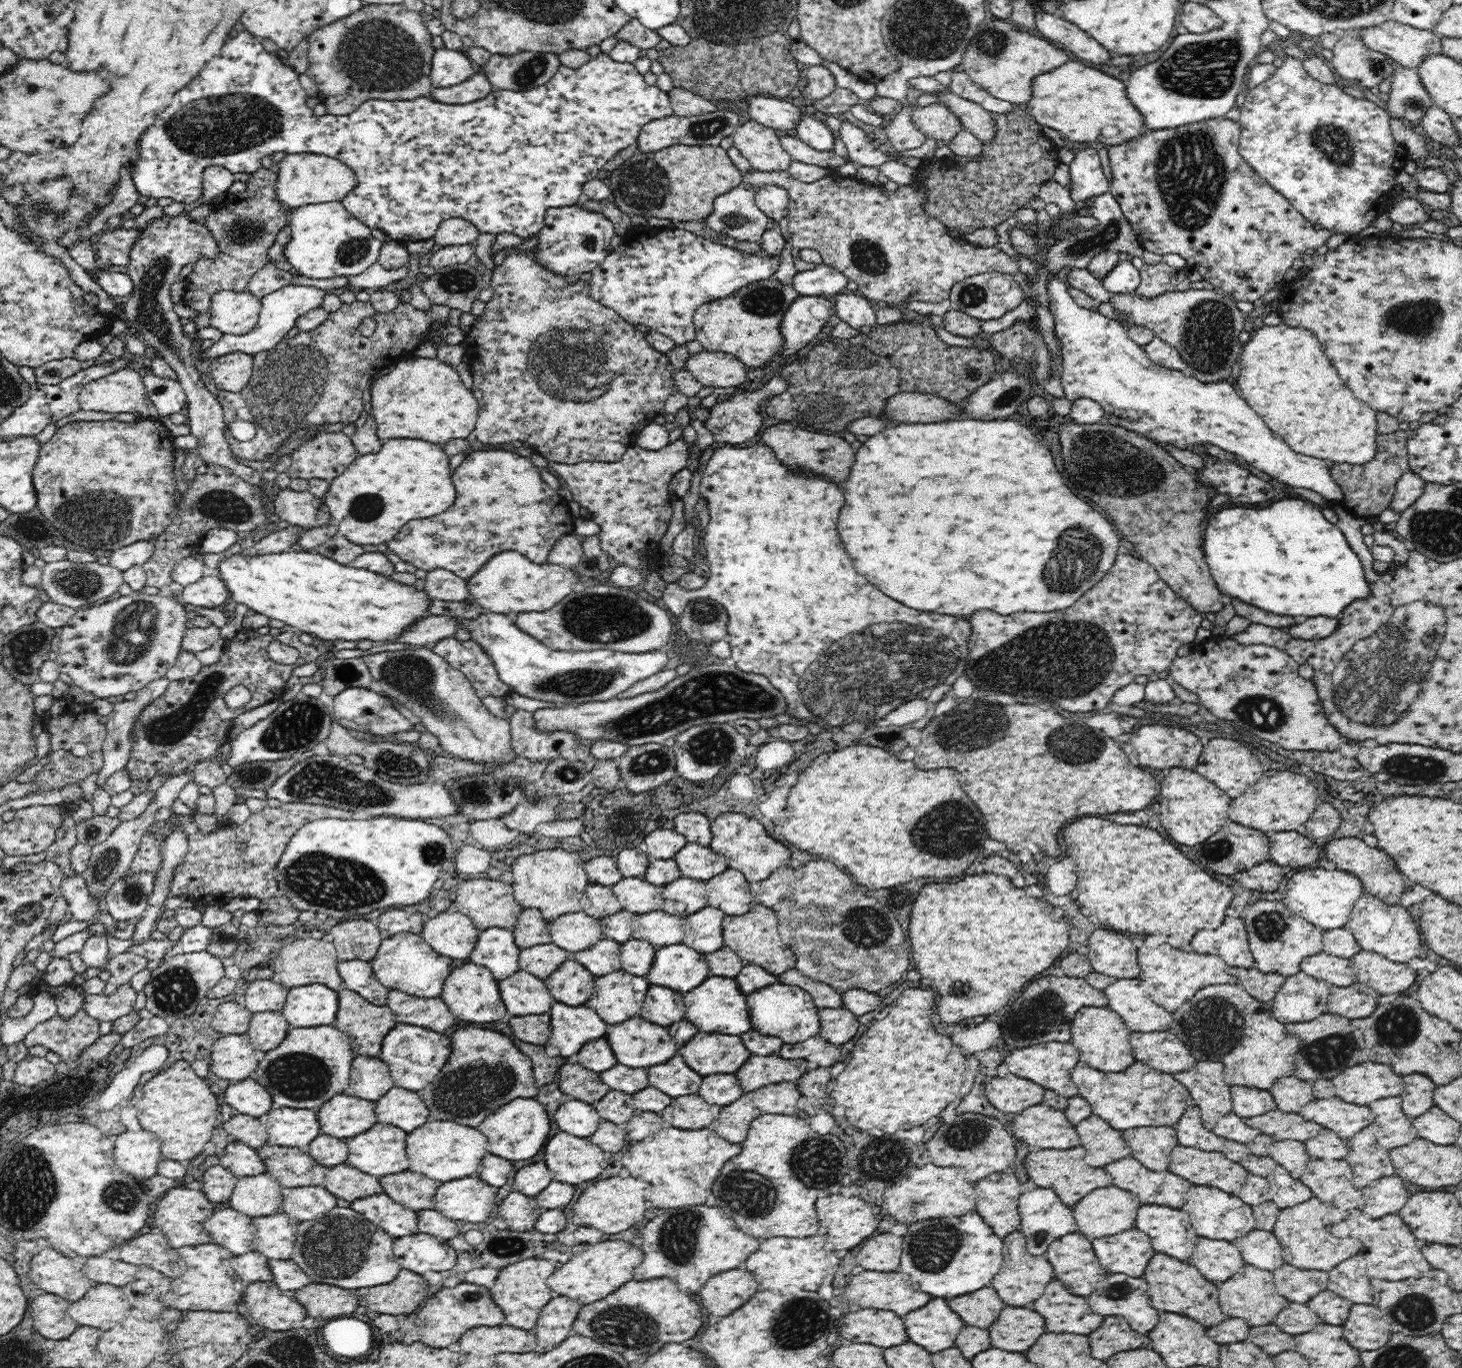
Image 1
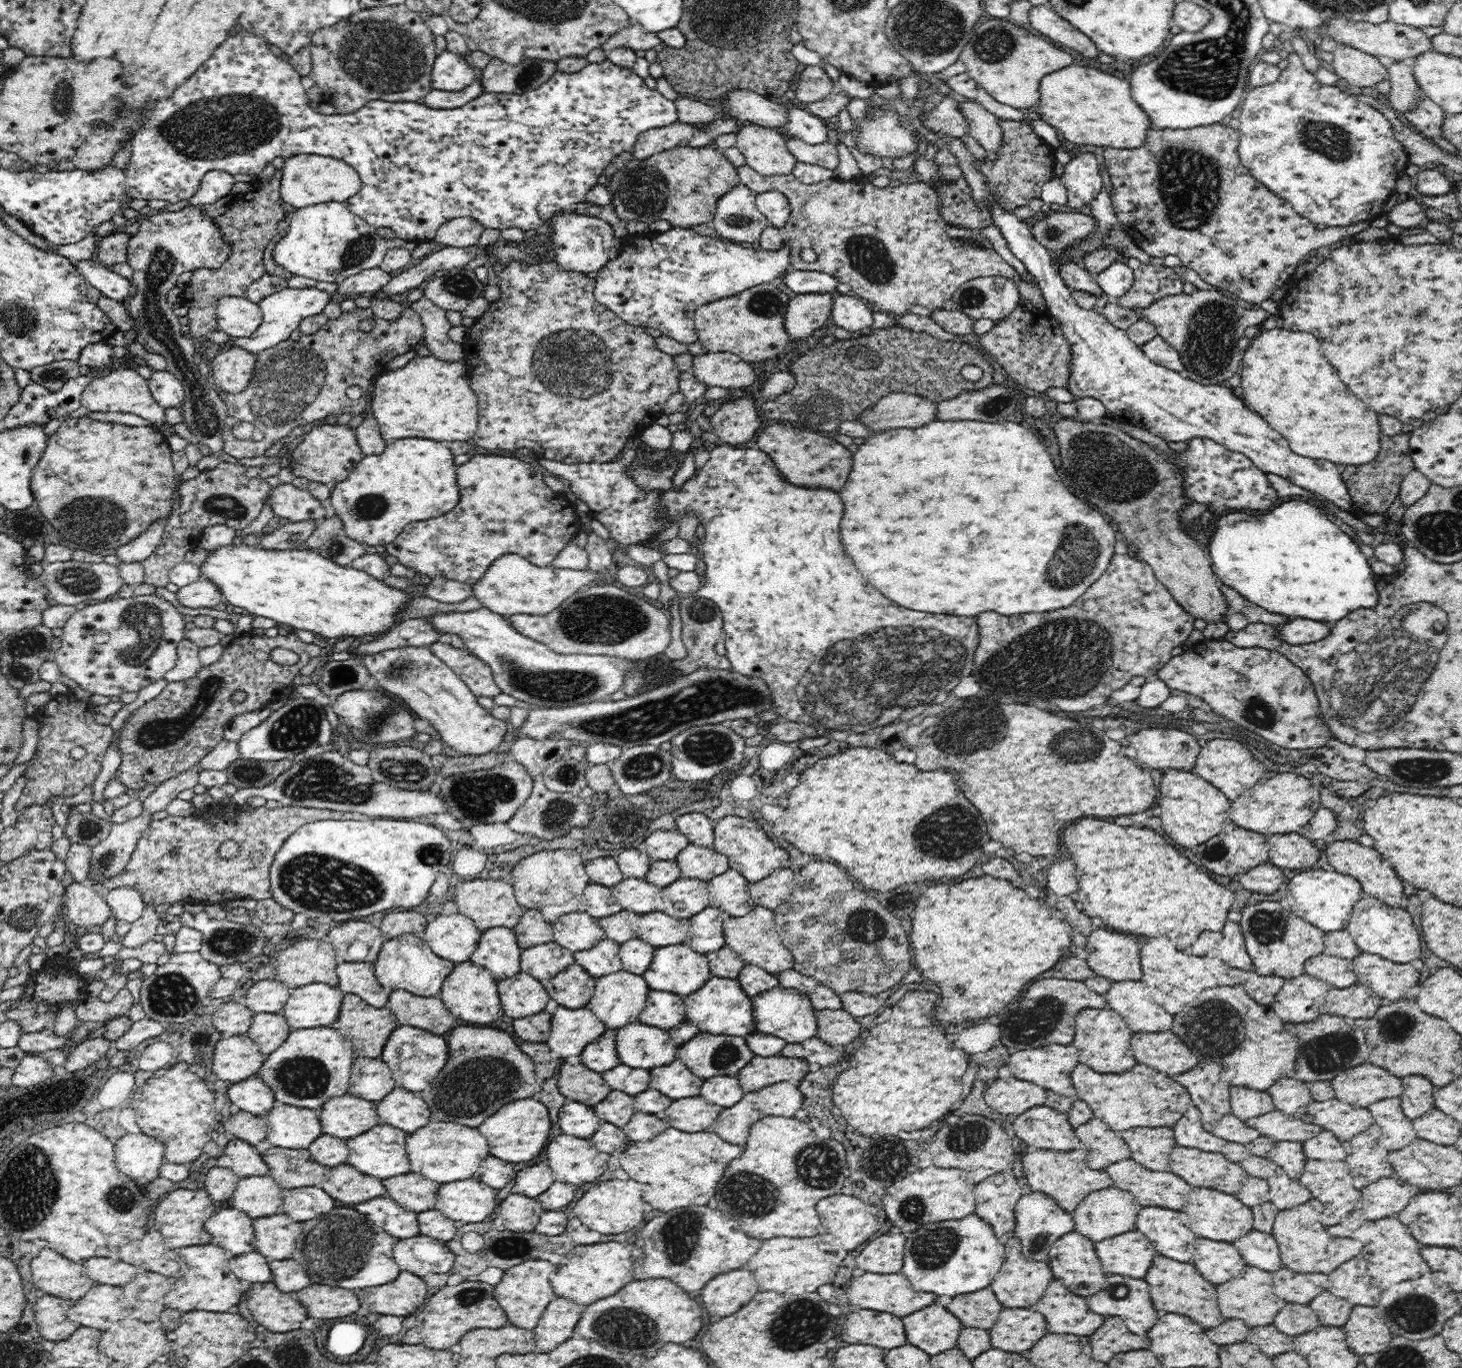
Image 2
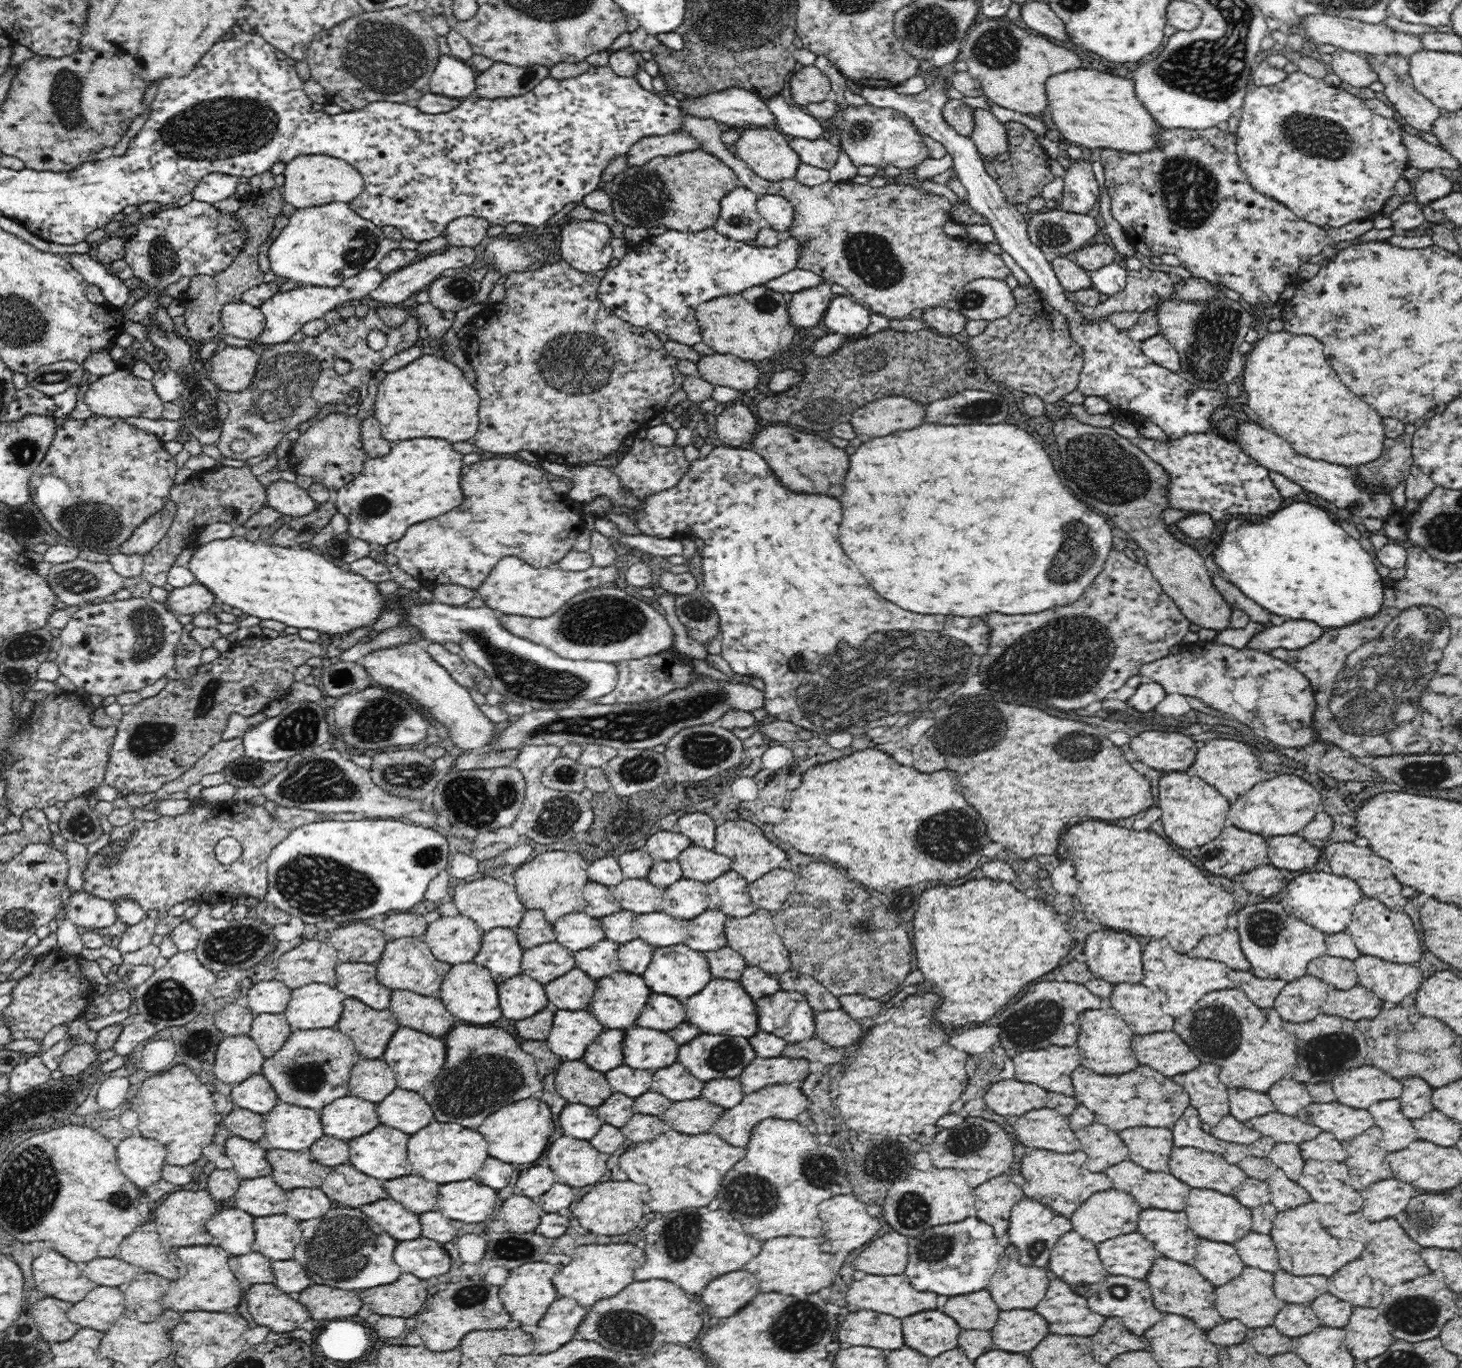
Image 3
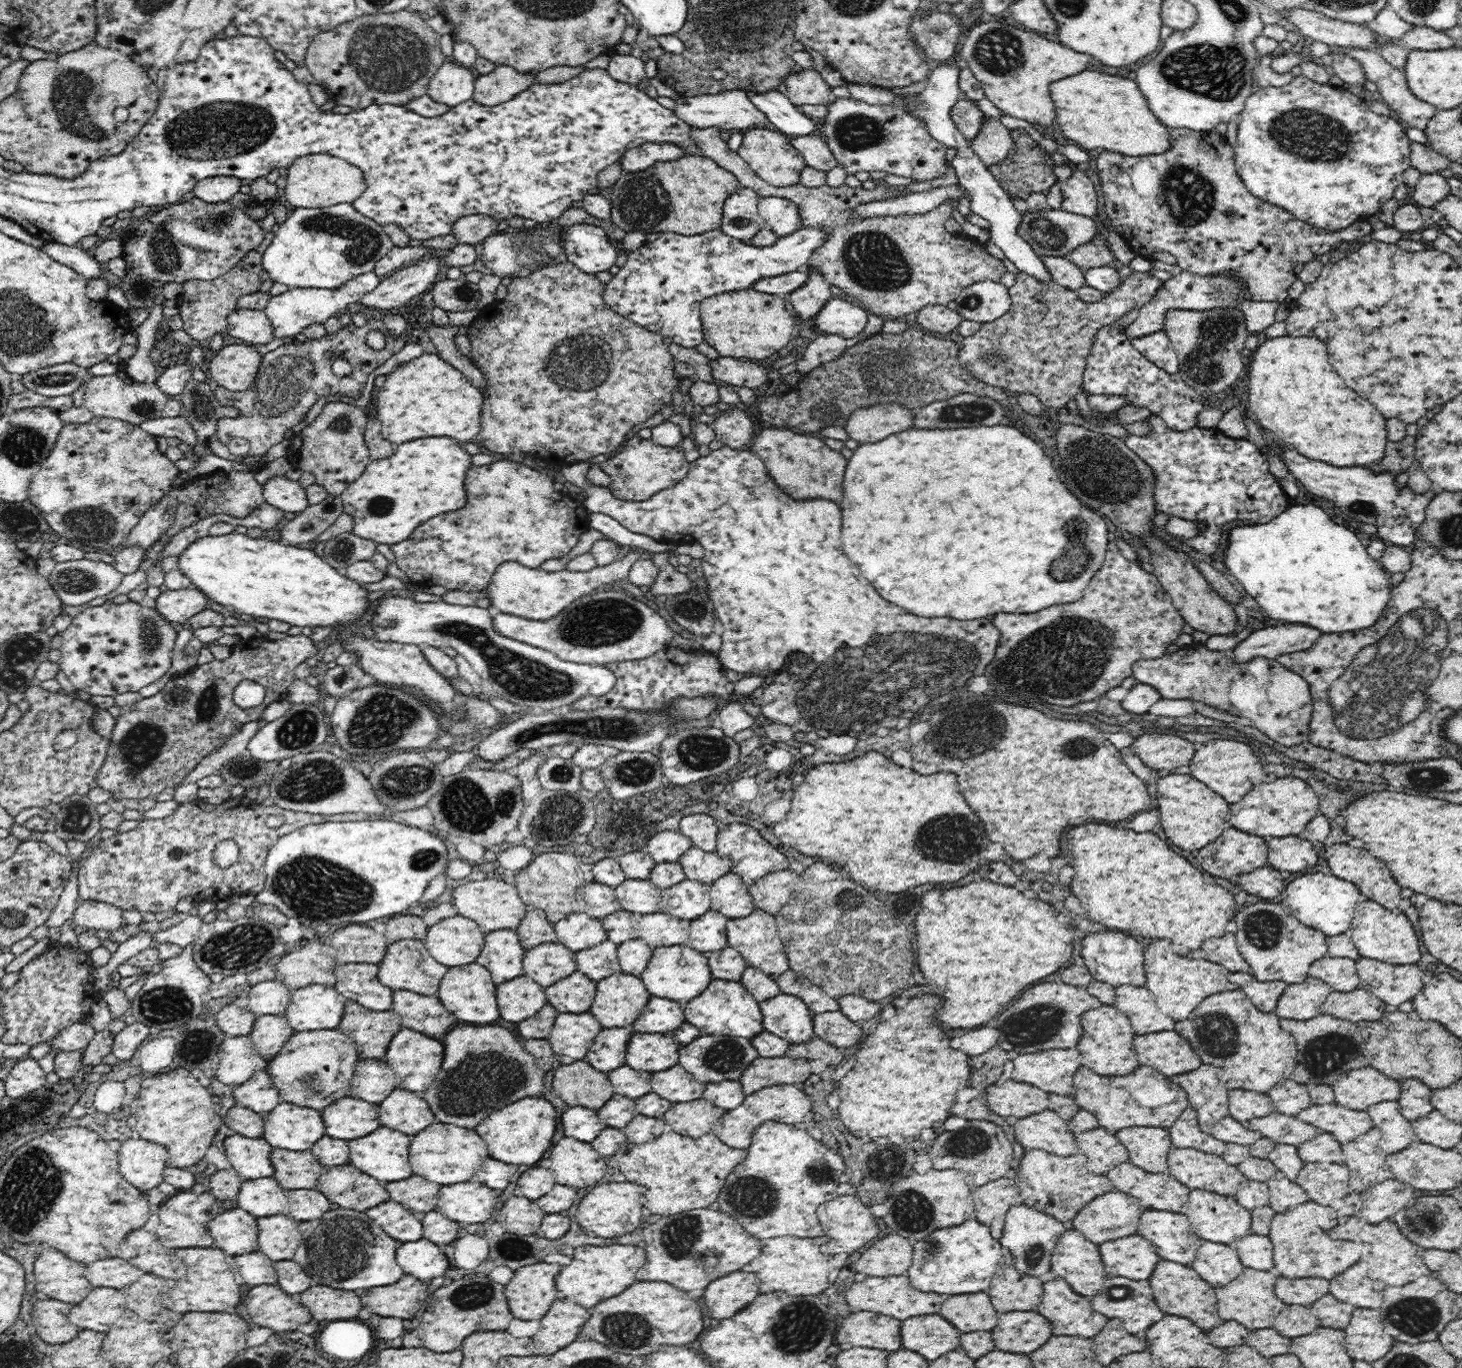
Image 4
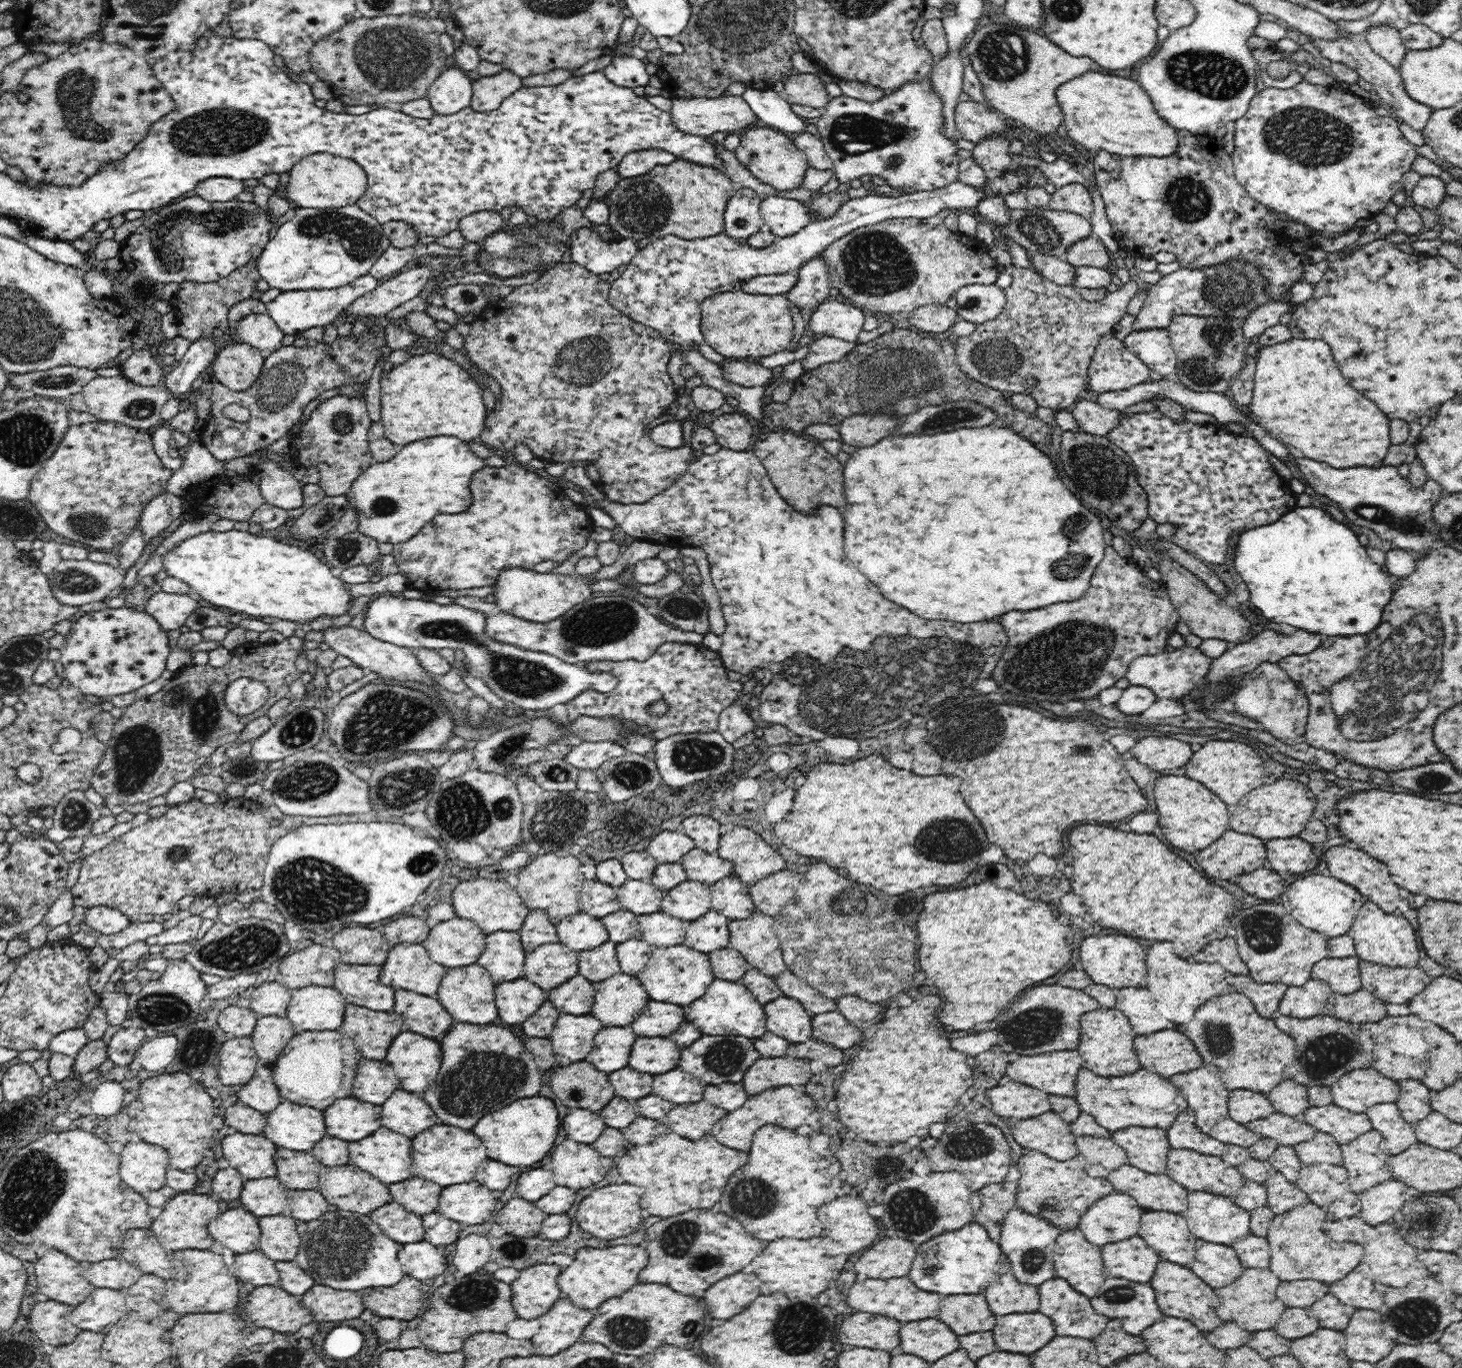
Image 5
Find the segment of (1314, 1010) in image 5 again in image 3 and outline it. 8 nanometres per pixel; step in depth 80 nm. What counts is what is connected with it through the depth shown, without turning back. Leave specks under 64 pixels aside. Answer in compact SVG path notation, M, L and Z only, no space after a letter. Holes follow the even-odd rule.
M1306 975L1287 982L1276 997L1273 1008L1286 1022L1308 1022L1321 1013L1331 986L1319 978Z

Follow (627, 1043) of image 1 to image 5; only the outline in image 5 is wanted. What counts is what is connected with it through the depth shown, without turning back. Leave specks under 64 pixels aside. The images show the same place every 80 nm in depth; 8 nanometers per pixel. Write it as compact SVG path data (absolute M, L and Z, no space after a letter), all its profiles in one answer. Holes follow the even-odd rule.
M637 1037L630 1053L629 1068L652 1075L680 1067L681 1048L669 1037Z

